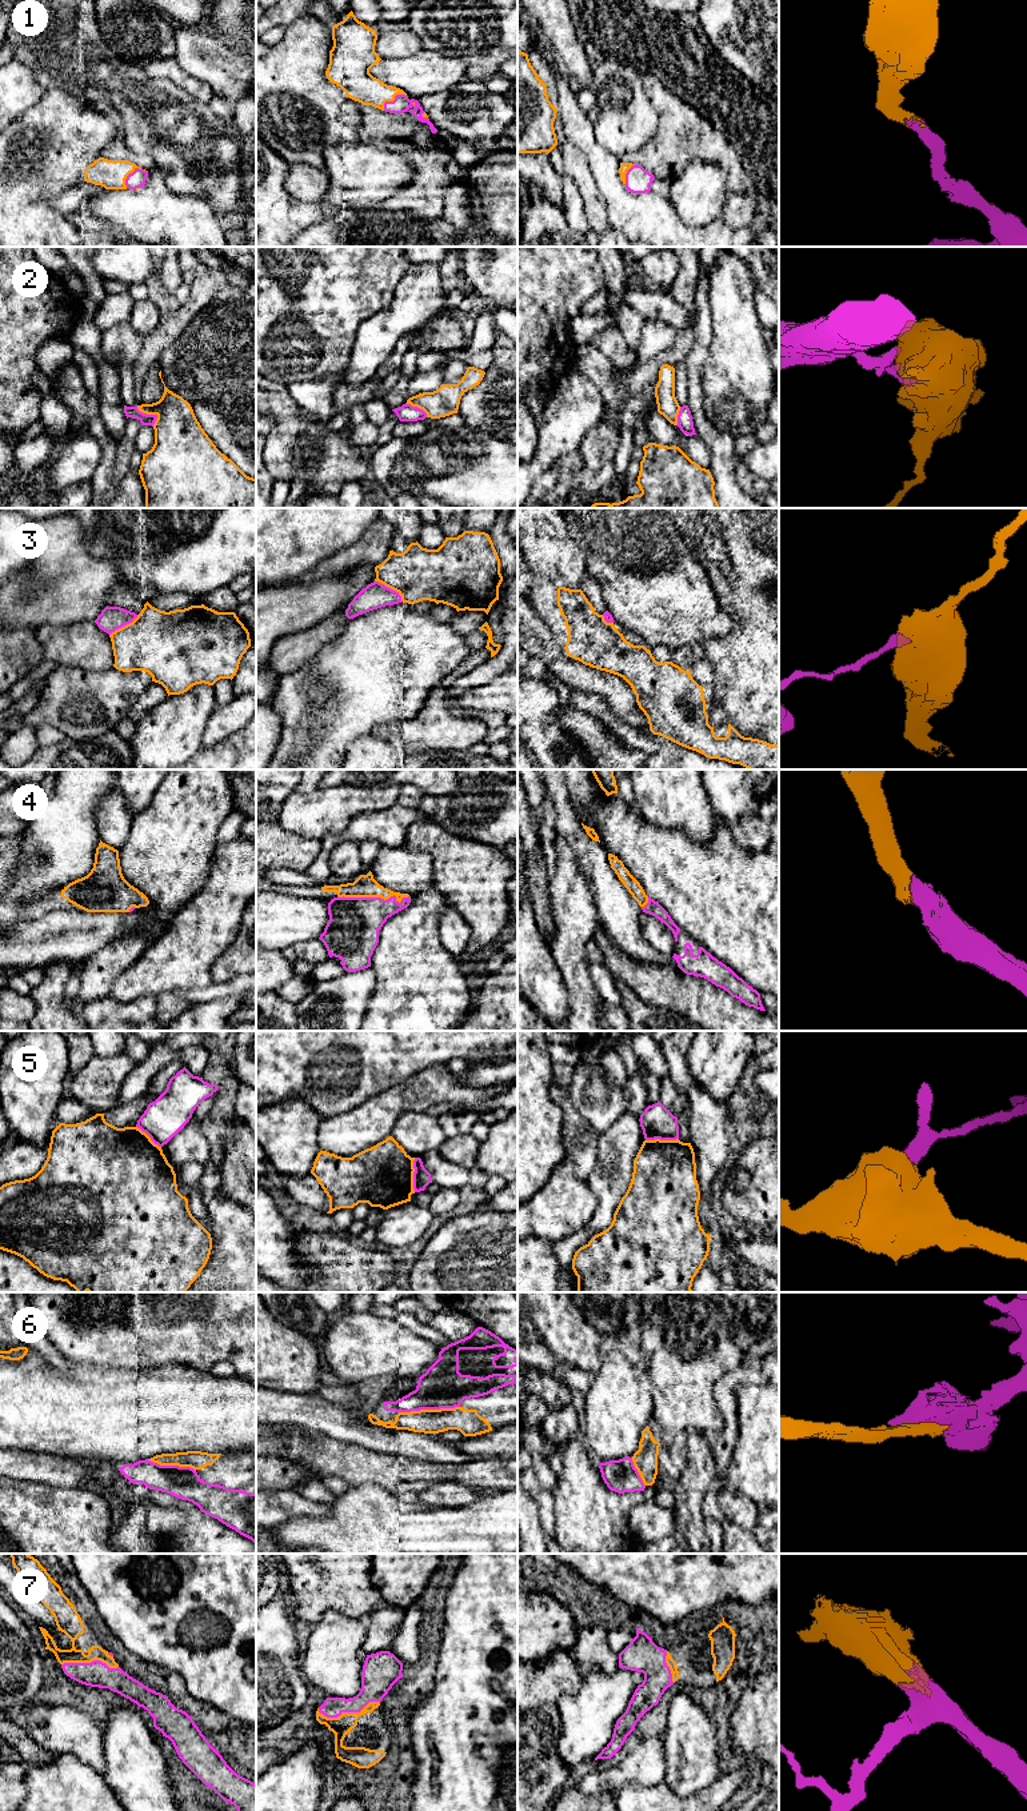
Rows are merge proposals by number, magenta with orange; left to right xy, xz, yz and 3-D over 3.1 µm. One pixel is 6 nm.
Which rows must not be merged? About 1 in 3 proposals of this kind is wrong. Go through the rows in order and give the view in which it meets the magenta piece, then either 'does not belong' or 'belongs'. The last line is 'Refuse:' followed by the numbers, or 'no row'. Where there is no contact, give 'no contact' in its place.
1: meets magenta in xz; belongs
2: meets magenta in xy; does not belong
3: meets magenta in xz; does not belong
4: meets magenta in xz; belongs
5: meets magenta in xz; does not belong
6: meets magenta in xz; belongs
7: meets magenta in xz; belongs
Refuse: 2, 3, 5

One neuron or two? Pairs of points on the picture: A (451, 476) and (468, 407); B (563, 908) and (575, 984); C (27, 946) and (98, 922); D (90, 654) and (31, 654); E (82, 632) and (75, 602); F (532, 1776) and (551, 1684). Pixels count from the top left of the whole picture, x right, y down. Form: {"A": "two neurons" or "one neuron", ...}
{"A": "two neurons", "B": "one neuron", "C": "one neuron", "D": "two neurons", "E": "two neurons", "F": "one neuron"}

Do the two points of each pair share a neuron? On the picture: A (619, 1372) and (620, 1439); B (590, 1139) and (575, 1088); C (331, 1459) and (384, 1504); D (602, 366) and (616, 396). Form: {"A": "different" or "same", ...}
{"A": "same", "B": "different", "C": "different", "D": "same"}

